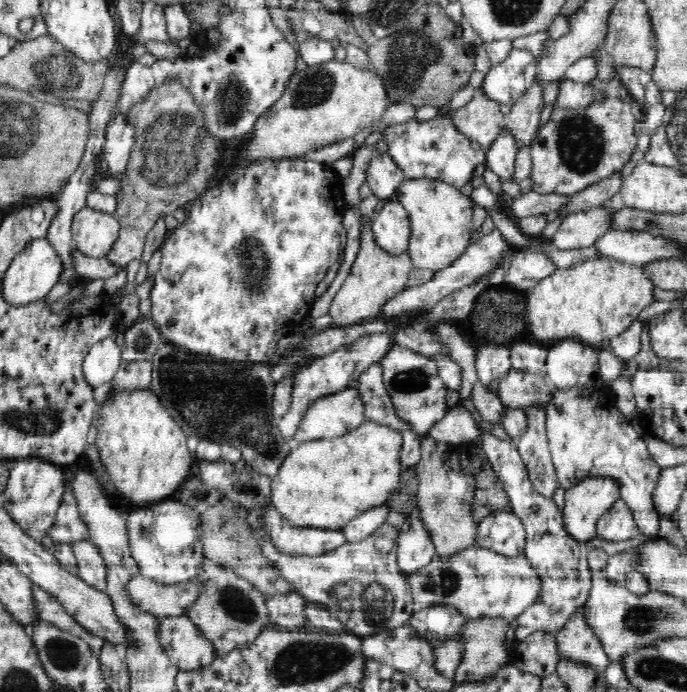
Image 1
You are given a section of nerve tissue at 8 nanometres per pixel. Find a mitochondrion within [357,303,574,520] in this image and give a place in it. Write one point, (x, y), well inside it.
(415, 380)

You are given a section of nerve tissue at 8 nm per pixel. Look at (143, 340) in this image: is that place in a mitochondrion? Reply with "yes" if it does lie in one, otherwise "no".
yes

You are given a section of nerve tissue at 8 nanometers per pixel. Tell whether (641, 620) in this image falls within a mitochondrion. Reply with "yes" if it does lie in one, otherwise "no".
yes

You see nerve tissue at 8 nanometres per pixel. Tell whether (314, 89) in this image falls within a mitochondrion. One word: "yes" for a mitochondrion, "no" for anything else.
yes

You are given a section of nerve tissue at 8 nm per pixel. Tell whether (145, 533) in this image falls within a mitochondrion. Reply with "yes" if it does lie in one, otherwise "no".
yes

